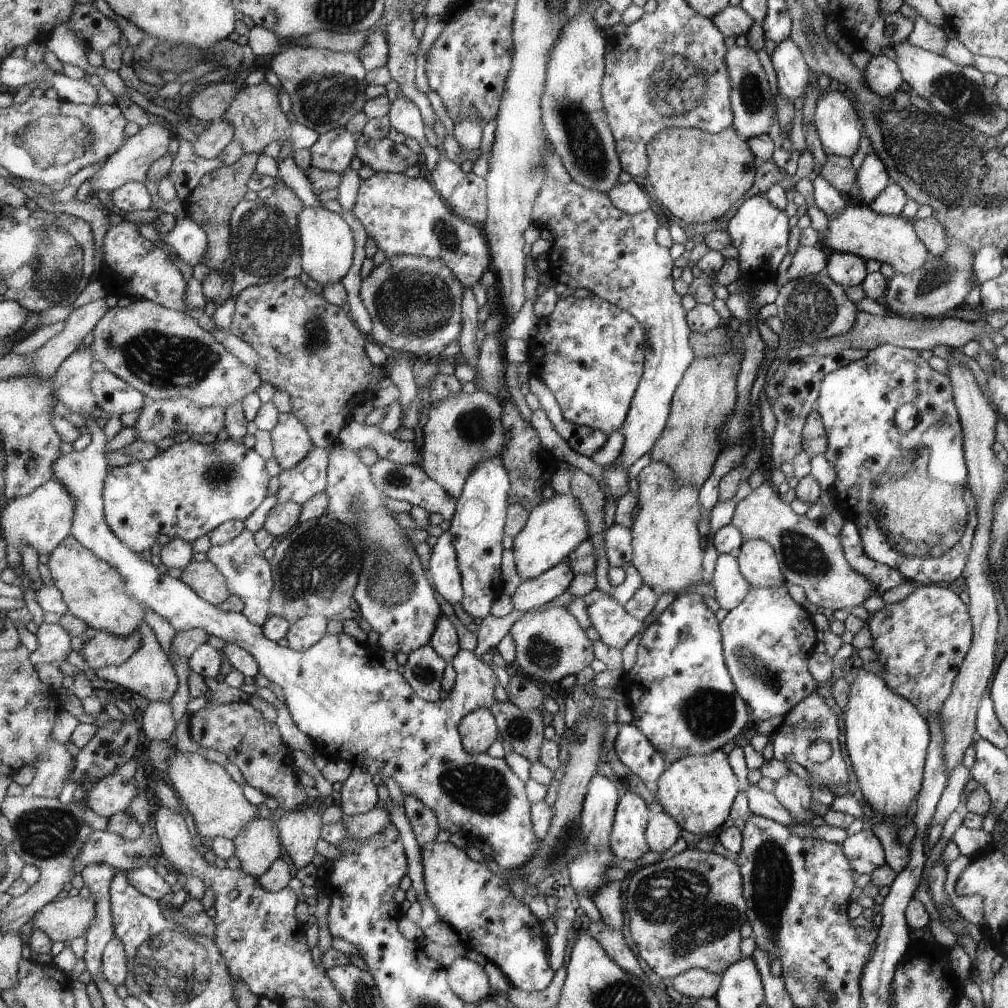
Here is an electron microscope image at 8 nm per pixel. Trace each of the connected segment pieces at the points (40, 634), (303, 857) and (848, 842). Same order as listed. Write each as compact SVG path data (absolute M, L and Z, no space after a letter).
M43 623L38 627L35 633L37 636L37 648L30 653L32 663L37 666L41 664L52 664L56 668L60 668L60 664L64 664L64 660L70 652L71 636L60 626L60 623Z
M311 801L304 810L284 810L276 817L279 838L287 847L288 856L298 869L312 862L316 854L316 842L320 840L322 820L312 805L318 804Z
M862 830L850 835L841 845L858 875L870 874L885 864L882 842L873 831Z

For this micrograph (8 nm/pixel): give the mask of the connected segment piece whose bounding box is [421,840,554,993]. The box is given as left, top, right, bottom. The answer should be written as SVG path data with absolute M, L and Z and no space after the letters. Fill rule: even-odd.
M434 840L425 844L421 847L421 857L425 892L434 908L437 908L436 912L440 921L453 928L466 948L477 950L489 962L498 966L512 987L529 993L544 990L552 982L554 970L548 966L548 954L544 958L544 950L548 948L548 942L542 933L542 924L534 926L538 924L538 918L532 914L532 910L524 902L516 902L516 906L504 904L508 894L500 894L500 890L504 890L502 877L492 874L486 863L474 862L464 850L450 842L439 843ZM536 936L540 936L540 942L534 942Z

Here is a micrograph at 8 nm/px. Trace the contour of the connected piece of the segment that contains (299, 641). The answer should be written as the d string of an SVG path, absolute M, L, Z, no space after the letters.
M308 615L290 625L286 633L288 646L295 651L304 652L327 635L326 627L329 619L322 615Z

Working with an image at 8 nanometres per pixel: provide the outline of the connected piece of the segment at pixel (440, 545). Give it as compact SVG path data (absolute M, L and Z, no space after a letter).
M444 531L436 544L431 548L428 570L435 589L440 596L452 606L462 603L465 597L462 575L459 571L459 561L453 547L454 538L448 531Z

